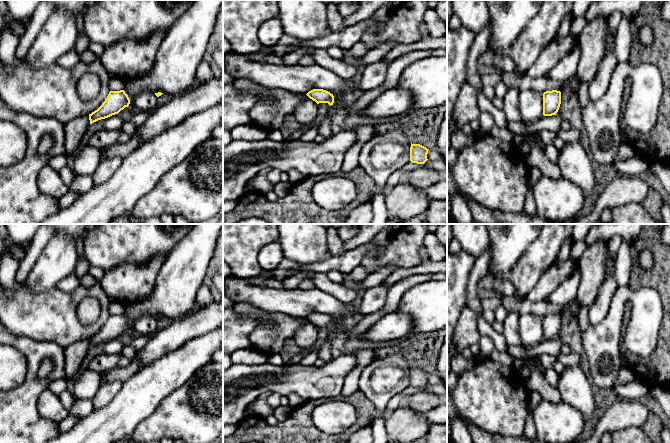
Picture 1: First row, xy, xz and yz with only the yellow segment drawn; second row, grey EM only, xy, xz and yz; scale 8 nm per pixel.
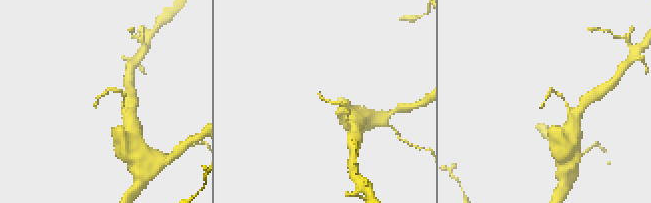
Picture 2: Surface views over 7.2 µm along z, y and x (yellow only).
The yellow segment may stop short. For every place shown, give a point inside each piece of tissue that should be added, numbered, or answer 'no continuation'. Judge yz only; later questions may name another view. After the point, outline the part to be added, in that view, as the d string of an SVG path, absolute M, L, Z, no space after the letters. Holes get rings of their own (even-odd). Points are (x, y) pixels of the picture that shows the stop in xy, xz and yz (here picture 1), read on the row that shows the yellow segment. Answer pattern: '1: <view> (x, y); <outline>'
no continuation

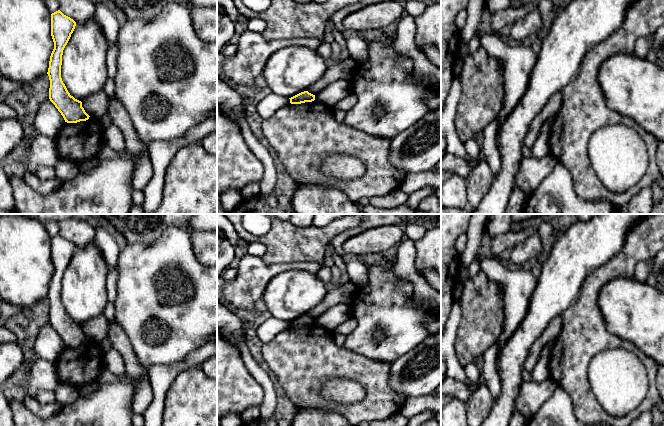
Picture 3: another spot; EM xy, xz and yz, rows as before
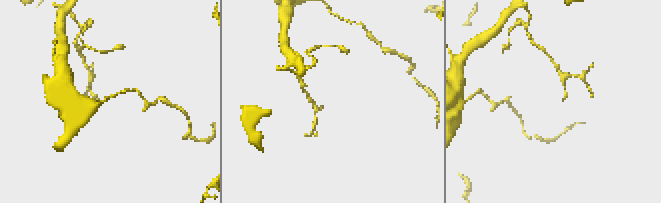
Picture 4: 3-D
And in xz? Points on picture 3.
no continuation

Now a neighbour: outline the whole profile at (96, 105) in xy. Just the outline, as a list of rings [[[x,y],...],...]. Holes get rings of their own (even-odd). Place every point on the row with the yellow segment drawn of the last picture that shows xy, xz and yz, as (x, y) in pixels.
[[[102,90],[86,98],[82,102],[82,107],[90,117],[100,118],[107,113],[108,100],[108,95]]]

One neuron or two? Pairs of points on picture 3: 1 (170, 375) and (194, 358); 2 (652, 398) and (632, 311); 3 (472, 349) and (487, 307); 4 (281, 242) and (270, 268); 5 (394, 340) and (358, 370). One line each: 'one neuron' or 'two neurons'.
1: one neuron
2: two neurons
3: one neuron
4: two neurons
5: two neurons

